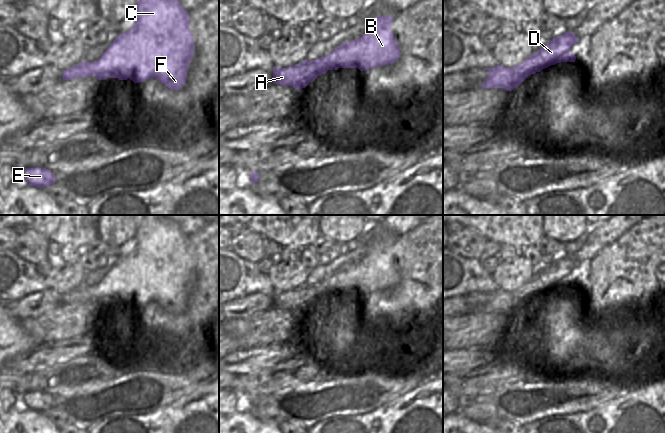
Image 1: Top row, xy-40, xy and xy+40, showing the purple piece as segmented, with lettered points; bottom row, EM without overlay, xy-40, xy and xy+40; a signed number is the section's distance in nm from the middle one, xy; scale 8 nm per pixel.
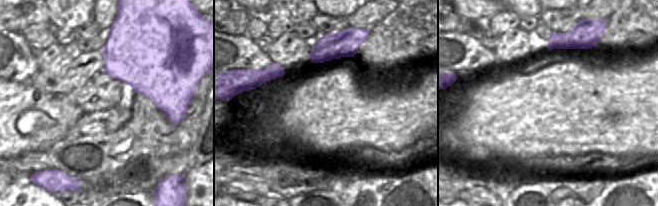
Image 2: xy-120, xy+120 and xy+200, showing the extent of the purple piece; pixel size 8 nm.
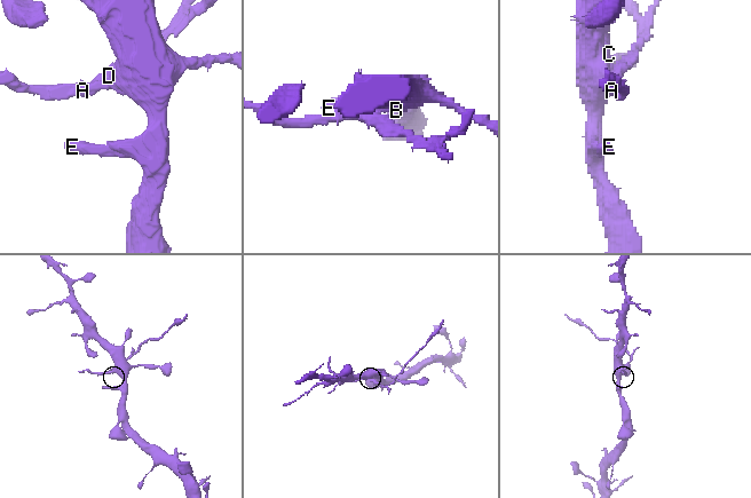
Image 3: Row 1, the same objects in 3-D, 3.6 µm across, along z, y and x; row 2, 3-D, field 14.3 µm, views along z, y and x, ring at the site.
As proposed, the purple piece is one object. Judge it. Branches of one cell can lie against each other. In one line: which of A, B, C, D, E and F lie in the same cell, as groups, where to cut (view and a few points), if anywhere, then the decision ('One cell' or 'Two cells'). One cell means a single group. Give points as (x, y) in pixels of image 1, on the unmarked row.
Groups: A D / B C E F. Split along xy (323, 281), (318, 299). Two cells

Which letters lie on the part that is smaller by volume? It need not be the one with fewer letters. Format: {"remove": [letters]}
{"remove": ["A", "D"]}

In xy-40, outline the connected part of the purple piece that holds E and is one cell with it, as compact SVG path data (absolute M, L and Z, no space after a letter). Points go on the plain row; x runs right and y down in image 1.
M26 392L25 403L29 410L44 412L55 408L55 399L46 392Z

